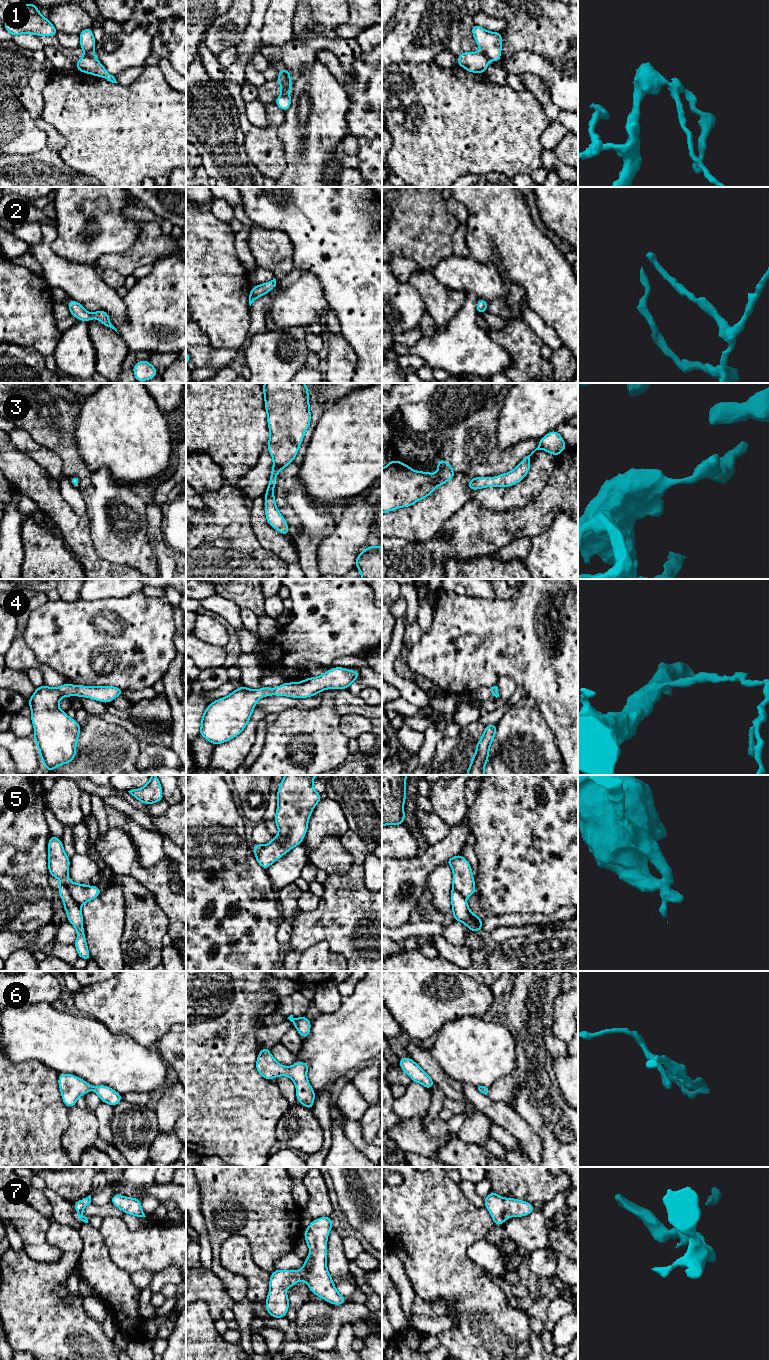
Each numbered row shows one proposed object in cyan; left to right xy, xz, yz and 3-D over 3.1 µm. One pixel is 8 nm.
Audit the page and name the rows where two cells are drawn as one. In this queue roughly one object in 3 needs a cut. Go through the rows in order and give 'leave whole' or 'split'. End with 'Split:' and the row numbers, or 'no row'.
1: split
2: leave whole
3: leave whole
4: leave whole
5: split
6: leave whole
7: leave whole
Split: 1, 5

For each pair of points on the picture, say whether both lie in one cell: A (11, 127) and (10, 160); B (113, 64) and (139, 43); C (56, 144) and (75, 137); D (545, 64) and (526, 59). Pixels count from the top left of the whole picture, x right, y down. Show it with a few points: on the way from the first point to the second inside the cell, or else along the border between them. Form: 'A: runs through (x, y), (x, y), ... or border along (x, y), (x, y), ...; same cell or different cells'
A: border along (33, 152), (10, 155); different cells
B: runs through (119, 62), (133, 49); same cell
C: border along (49, 124), (65, 140), (65, 145), (59, 151); different cells
D: runs through (540, 64), (531, 63); same cell

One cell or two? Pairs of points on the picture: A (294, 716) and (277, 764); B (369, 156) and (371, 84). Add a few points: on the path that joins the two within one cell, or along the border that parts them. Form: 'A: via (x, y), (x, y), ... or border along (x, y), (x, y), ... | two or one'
A: via (294, 728), (283, 743), (283, 752) | one
B: via (369, 138), (369, 117), (362, 110), (370, 102) | one

